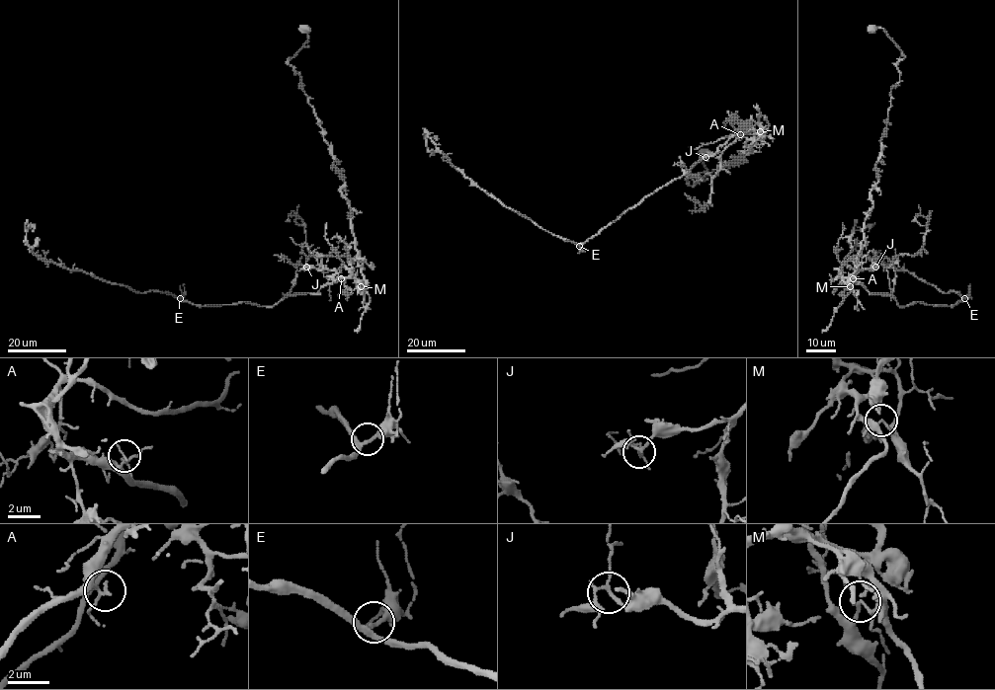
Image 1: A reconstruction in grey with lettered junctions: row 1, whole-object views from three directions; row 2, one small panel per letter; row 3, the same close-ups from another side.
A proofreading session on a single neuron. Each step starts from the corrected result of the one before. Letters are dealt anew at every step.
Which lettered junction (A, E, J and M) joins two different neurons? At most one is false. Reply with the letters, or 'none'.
M

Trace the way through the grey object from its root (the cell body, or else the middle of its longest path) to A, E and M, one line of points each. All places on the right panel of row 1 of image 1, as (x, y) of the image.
A: (878, 294), (869, 292), (853, 278)
E: (878, 294), (890, 295), (900, 306), (914, 302), (953, 306), (964, 298)
M: (878, 294), (870, 293), (862, 284), (843, 276), (845, 284), (850, 286)

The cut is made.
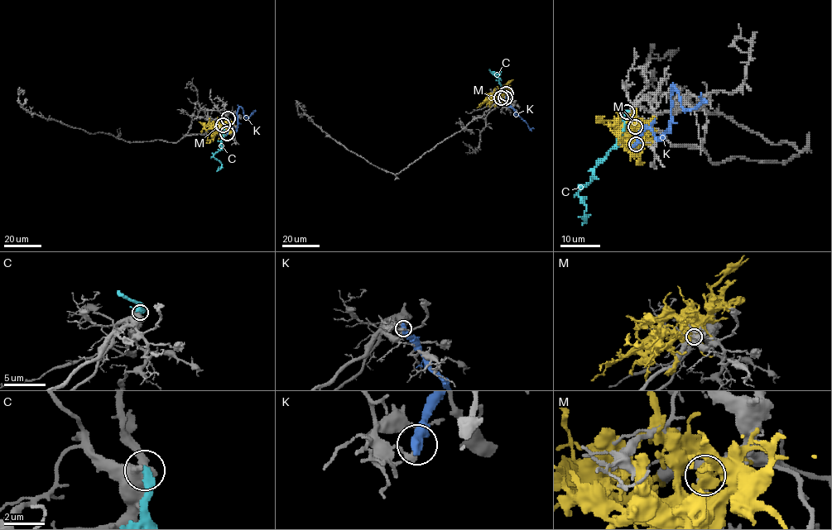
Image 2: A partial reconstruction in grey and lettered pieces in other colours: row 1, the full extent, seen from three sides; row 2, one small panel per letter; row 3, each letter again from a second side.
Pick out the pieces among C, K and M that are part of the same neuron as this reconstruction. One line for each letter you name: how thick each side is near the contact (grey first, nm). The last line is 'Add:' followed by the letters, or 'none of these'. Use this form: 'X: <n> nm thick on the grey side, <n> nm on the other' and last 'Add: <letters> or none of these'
Add: none of these

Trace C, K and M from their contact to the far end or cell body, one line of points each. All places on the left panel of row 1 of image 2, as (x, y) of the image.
C: (228, 118), (221, 148), (213, 156), (221, 164), (218, 167)
K: (227, 134), (230, 126), (234, 131), (237, 128), (236, 111), (240, 107), (246, 117), (256, 110)
M: (222, 125), (205, 126), (199, 121)

